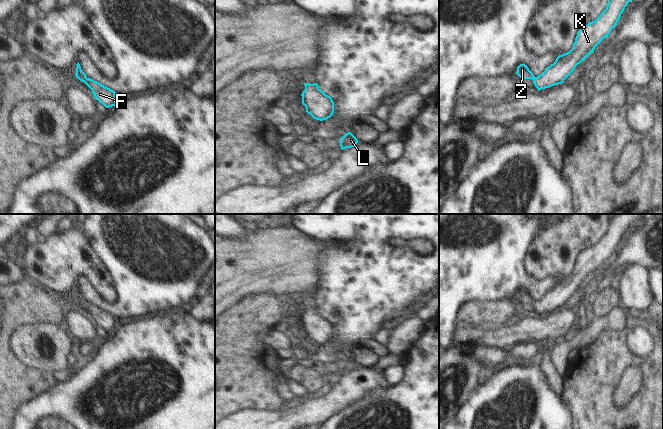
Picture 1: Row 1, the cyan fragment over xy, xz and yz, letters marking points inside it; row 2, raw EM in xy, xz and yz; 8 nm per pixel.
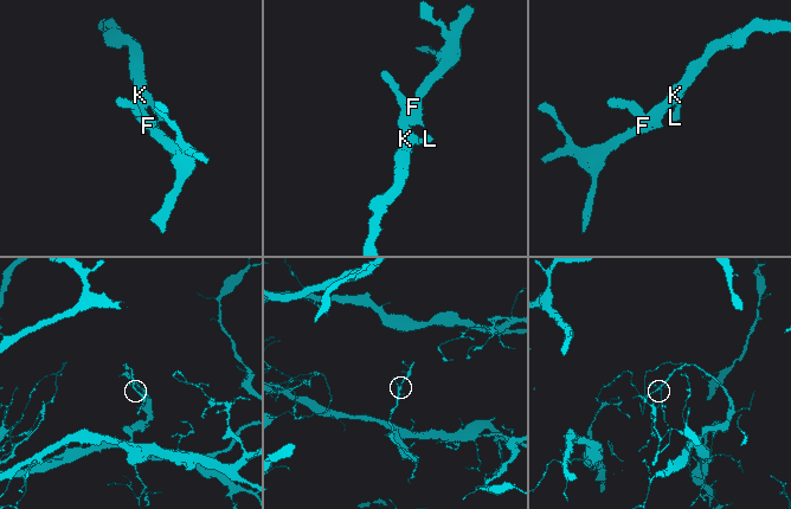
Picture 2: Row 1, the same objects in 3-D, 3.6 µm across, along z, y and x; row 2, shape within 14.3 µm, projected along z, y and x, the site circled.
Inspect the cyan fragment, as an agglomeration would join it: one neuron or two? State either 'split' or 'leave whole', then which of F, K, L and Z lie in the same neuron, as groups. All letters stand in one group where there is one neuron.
leave whole; groups F K L Z

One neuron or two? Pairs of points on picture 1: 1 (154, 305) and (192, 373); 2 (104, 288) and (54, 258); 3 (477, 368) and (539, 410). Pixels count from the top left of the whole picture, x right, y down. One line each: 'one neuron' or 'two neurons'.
1: two neurons
2: one neuron
3: two neurons

